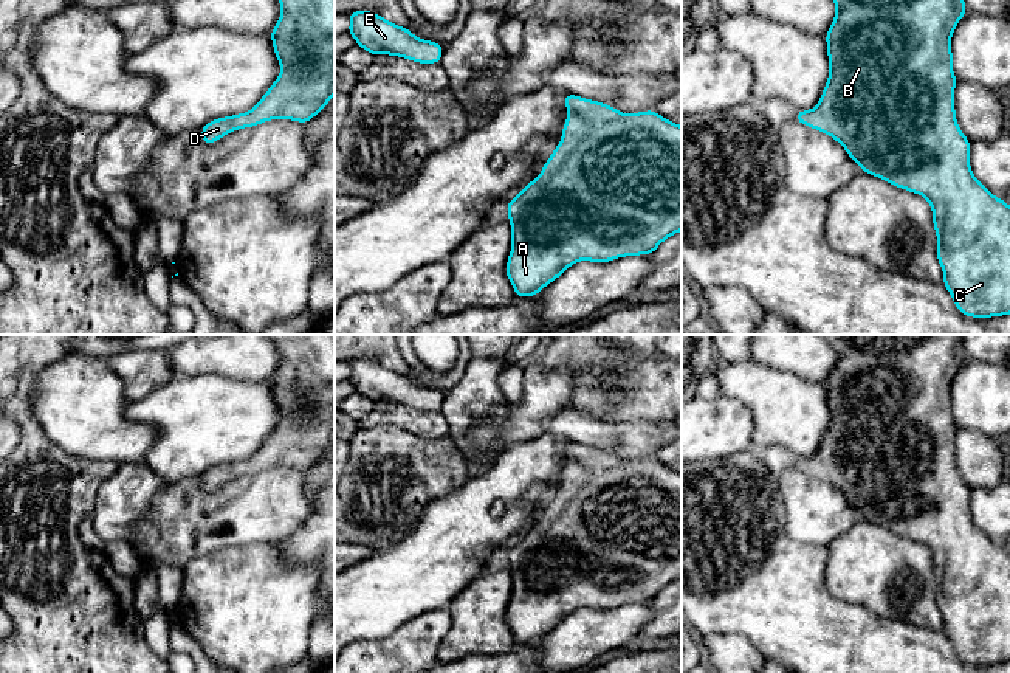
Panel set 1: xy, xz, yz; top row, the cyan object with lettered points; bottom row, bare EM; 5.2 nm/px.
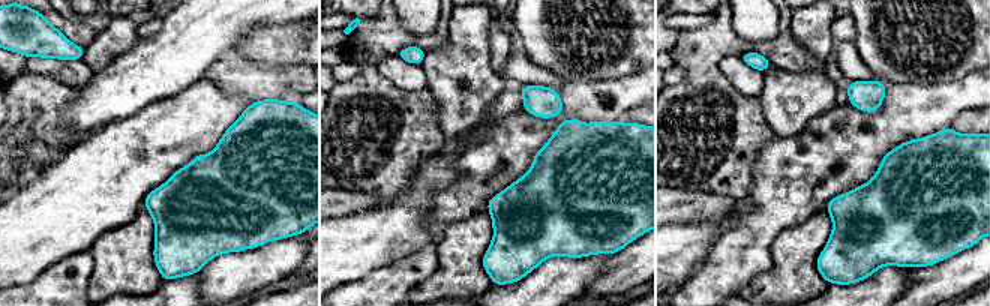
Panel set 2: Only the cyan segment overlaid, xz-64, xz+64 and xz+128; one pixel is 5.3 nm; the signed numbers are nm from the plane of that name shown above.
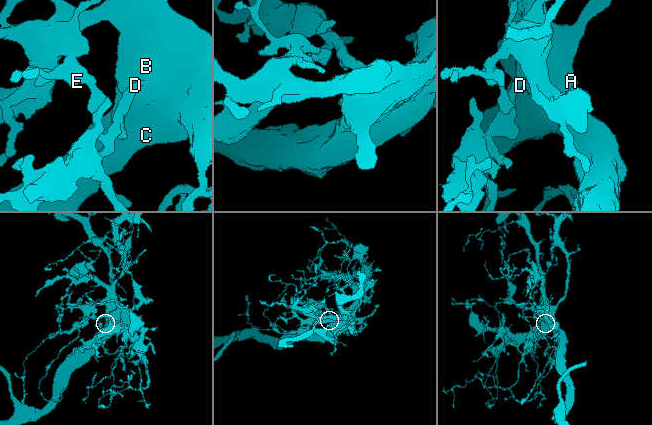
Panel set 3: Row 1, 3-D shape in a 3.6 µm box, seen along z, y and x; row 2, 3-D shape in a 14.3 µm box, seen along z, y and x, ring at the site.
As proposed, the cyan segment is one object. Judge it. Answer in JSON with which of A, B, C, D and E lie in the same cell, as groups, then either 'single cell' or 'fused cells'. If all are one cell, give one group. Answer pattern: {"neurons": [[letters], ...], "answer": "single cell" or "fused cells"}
{"neurons": [["A", "B", "C", "D", "E"]], "answer": "single cell"}

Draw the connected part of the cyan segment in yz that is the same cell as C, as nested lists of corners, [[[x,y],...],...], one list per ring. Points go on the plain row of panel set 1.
[[[823,335],[835,349],[837,360],[827,378],[829,426],[819,450],[812,457],[798,457],[795,467],[807,475],[816,476],[837,487],[849,504],[869,523],[878,524],[892,533],[916,540],[925,544],[933,555],[933,572],[937,582],[937,606],[943,617],[943,631],[950,639],[957,657],[971,665],[991,665],[1010,661],[1010,552],[996,546],[981,529],[976,527],[970,515],[971,490],[962,481],[956,468],[951,383],[956,372],[968,358],[962,335]]]

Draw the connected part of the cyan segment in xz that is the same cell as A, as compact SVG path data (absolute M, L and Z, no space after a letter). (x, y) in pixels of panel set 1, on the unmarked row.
M570 440L564 443L562 450L569 456L570 464L564 470L562 485L558 495L545 509L542 519L507 550L508 568L511 569L511 600L505 622L513 631L517 645L538 642L575 609L610 609L617 605L652 602L663 588L682 578L682 473L660 464L655 457L626 462L609 451Z

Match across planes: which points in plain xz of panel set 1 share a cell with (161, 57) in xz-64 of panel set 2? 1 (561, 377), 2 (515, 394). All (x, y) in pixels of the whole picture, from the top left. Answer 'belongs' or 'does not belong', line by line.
1: belongs
2: does not belong

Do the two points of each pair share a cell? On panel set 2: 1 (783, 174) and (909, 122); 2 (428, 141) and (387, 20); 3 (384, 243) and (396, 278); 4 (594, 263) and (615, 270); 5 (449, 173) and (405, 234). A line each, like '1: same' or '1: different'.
1: same
2: same
3: different
4: different
5: same

